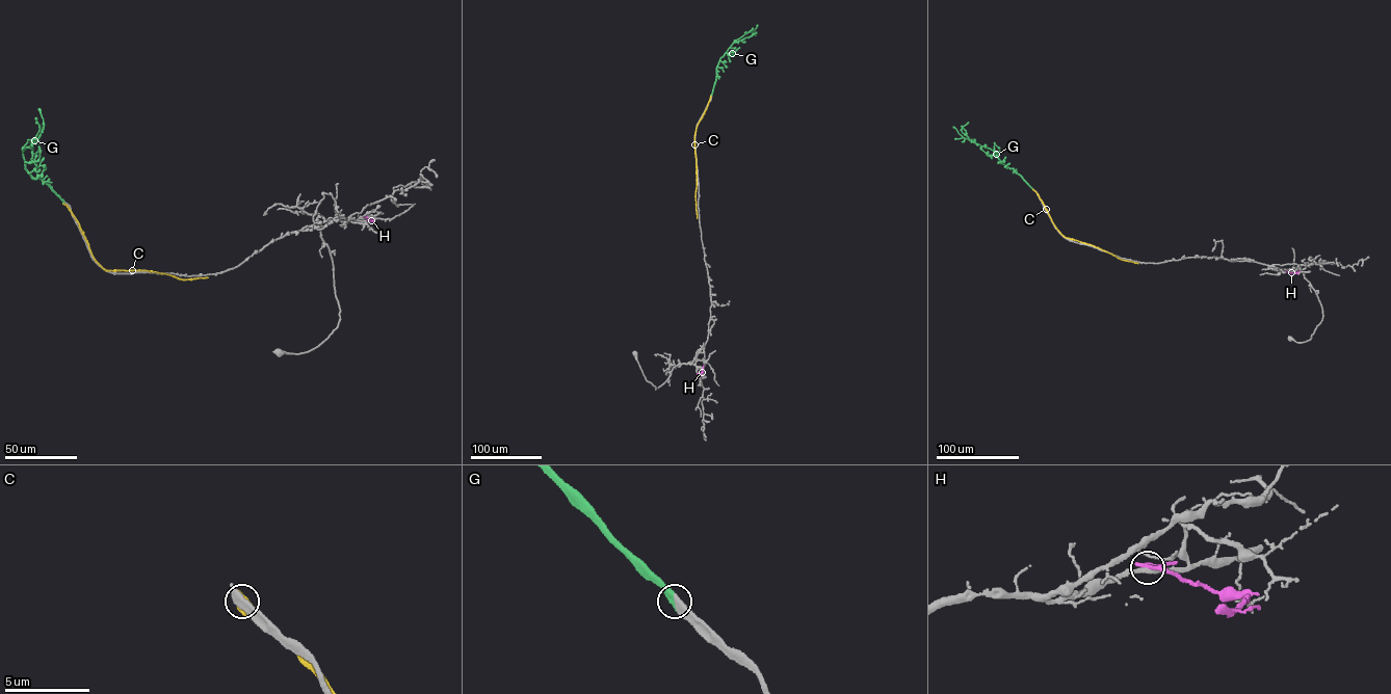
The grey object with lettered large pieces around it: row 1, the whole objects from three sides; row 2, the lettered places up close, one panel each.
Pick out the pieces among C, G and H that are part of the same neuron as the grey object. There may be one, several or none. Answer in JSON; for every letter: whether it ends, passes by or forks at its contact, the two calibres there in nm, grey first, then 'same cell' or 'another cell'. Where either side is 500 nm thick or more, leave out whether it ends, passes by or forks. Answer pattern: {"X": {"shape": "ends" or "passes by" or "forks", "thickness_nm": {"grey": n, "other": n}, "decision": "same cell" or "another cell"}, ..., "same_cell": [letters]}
{"C": {"thickness_nm": {"grey": 650, "other": 750}, "decision": "another cell"}, "G": {"thickness_nm": {"grey": 550, "other": 500}, "decision": "same cell"}, "H": {"shape": "forks", "thickness_nm": {"grey": 320, "other": 170}, "decision": "another cell"}, "same_cell": ["G"]}

